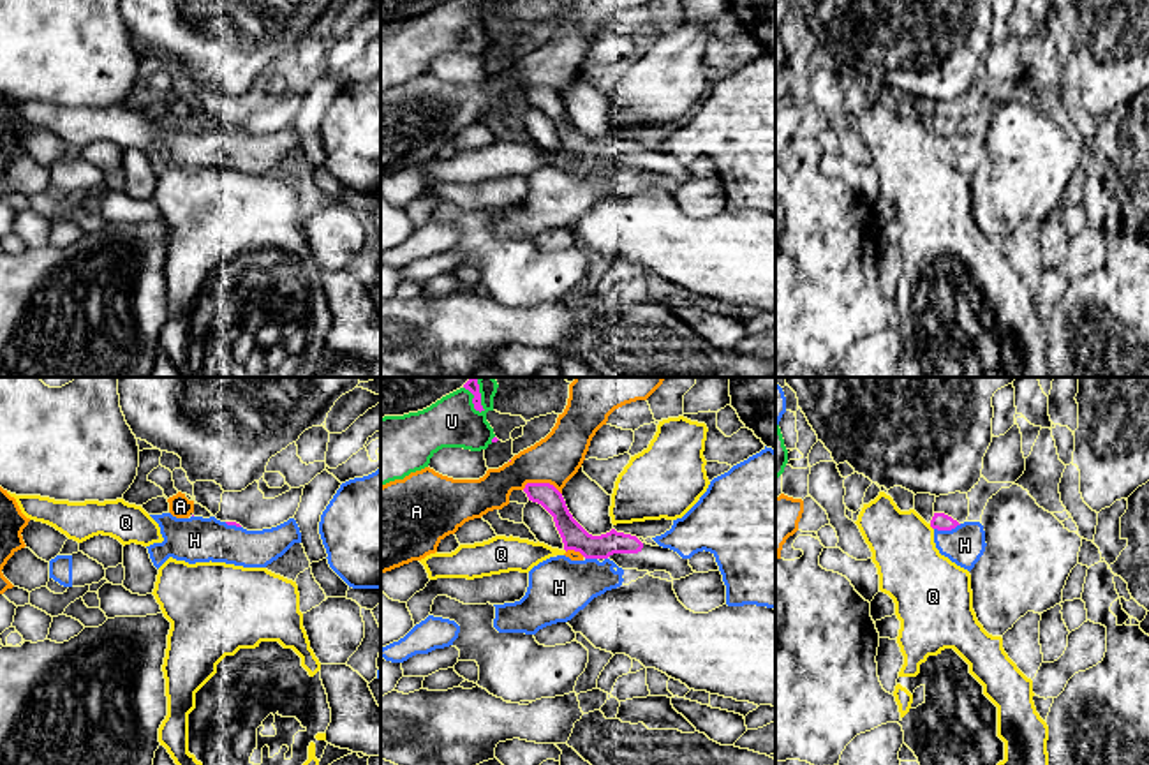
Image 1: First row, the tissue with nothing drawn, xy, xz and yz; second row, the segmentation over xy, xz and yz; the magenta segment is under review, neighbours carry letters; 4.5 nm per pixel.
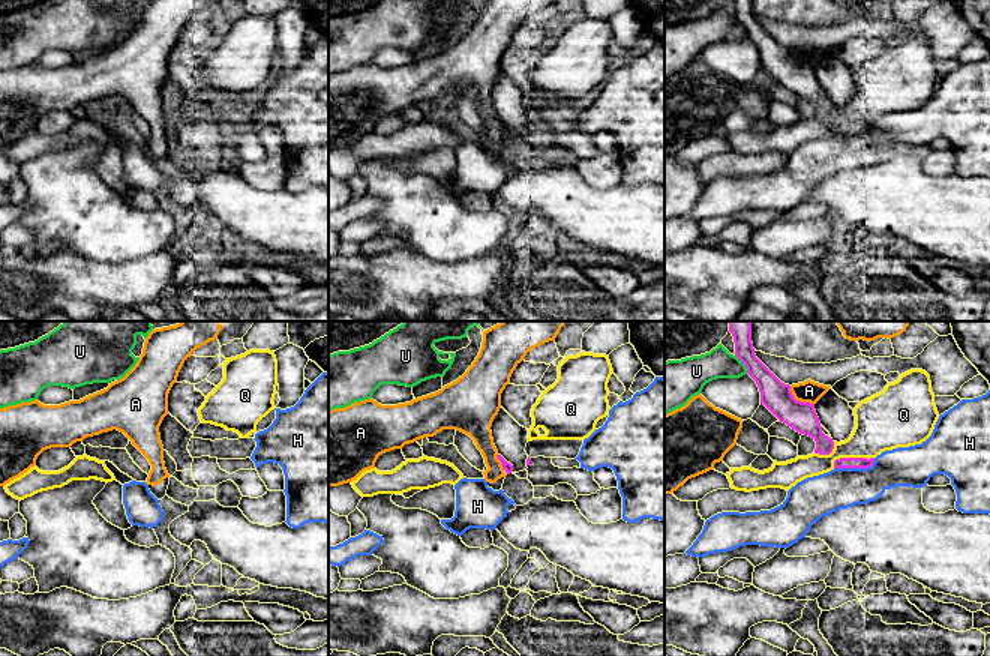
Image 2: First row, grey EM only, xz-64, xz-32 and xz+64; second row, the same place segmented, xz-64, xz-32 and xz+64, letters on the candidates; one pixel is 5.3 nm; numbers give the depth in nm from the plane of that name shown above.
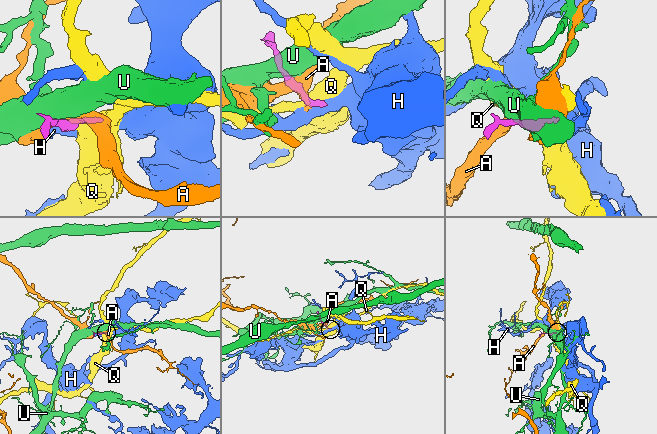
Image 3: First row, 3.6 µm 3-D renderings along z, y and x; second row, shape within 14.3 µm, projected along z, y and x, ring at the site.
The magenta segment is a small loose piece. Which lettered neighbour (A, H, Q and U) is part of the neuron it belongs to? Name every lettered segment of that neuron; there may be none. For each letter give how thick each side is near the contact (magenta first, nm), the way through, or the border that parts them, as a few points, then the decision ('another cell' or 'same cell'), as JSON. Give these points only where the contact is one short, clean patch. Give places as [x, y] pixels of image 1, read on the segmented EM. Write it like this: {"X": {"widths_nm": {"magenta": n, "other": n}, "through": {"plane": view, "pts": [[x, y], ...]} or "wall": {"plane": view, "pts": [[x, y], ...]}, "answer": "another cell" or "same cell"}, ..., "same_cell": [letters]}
{"A": {"widths_nm": {"magenta": 110, "other": 220}, "answer": "another cell"}, "H": {"widths_nm": {"magenta": 80, "other": 180}, "answer": "another cell"}, "Q": {"widths_nm": {"magenta": 80, "other": 300}, "answer": "another cell"}, "U": {"widths_nm": {"magenta": 60, "other": 240}, "wall": {"plane": "xz", "pts": [[480, 378], [480, 413]]}, "answer": "another cell"}, "same_cell": []}

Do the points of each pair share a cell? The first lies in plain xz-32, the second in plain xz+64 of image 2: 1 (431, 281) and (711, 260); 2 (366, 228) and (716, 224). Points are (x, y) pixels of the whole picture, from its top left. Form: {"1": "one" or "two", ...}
{"1": "one", "2": "one"}

